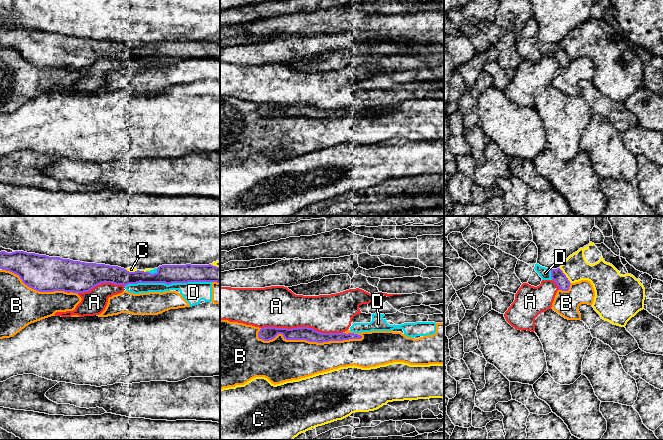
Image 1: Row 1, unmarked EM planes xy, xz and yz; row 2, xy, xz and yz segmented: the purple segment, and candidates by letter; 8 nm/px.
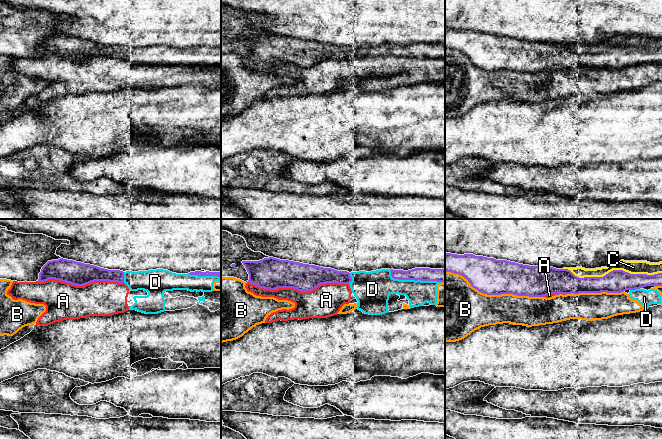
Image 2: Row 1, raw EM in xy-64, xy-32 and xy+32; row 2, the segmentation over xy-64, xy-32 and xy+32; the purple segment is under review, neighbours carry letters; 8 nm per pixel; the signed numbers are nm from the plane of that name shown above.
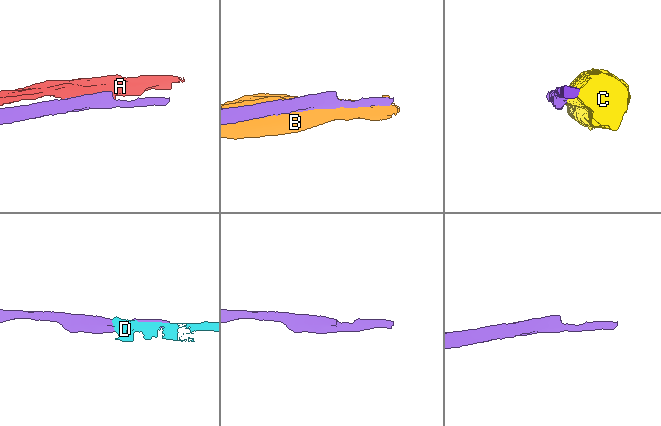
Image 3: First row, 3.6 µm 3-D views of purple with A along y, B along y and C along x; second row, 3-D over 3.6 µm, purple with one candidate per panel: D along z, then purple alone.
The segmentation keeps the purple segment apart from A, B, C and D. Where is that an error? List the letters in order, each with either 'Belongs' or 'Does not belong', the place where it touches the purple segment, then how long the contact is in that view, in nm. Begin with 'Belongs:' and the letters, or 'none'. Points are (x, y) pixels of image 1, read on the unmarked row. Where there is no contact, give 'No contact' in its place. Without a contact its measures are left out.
Belongs: D
A: Does not belong. Touches purple at xz (302, 103). Shared border 650 nm
B: Does not belong. Touches purple at xz (308, 116). Shared border 850 nm
C: Does not belong. Touches purple at yz (565, 52). Shared border 160 nm
D: Belongs. Touches purple at xy (167, 60). Shared border 700 nm

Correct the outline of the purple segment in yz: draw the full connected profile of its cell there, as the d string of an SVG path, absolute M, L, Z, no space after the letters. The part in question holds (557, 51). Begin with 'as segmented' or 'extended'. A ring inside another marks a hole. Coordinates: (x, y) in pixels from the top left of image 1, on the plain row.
extended; M536 39L534 45L542 56L553 56L559 63L559 66L569 66L571 59L560 44L548 45Z

